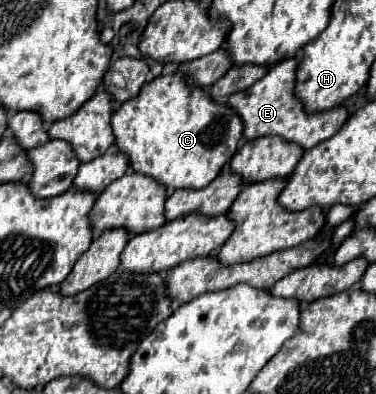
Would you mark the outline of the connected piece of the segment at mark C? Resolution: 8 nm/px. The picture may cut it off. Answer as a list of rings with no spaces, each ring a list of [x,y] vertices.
[[[181,74],[157,76],[155,80],[143,84],[141,92],[135,98],[123,102],[119,108],[113,110],[111,128],[115,136],[115,148],[129,158],[133,172],[149,176],[169,190],[201,190],[211,184],[221,168],[235,154],[241,138],[241,118],[233,114],[231,108],[215,104],[205,90],[187,88]]]

